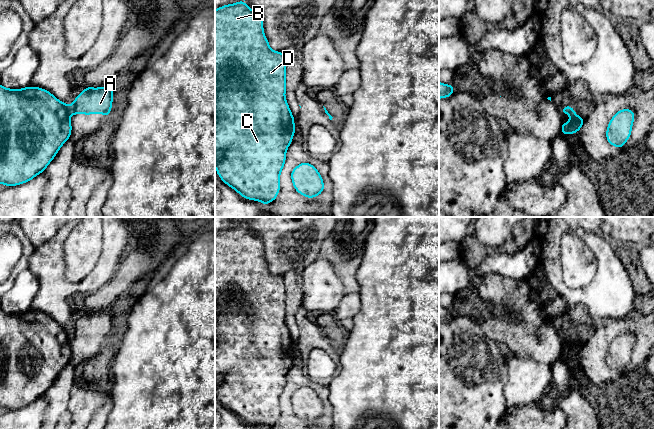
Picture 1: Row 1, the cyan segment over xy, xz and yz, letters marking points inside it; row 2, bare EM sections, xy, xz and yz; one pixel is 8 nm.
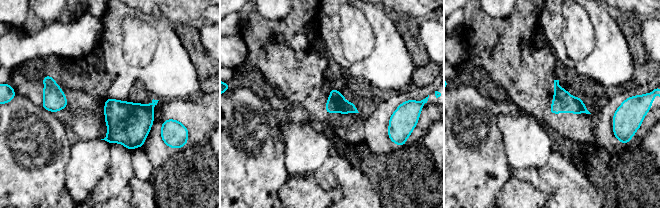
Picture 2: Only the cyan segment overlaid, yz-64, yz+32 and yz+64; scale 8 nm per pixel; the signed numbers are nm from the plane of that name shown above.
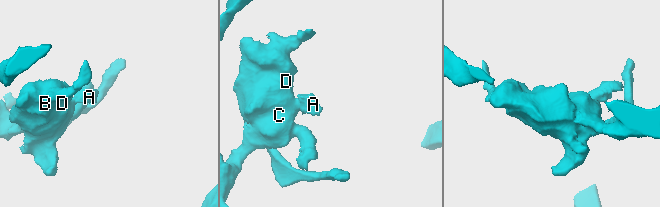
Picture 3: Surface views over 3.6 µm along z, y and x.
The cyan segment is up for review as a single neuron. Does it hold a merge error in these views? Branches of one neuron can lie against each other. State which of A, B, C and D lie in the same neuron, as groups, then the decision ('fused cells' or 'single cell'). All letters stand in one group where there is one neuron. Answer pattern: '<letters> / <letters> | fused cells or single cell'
A / B C D | fused cells

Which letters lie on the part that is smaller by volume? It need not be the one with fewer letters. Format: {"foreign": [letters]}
{"foreign": ["A"]}

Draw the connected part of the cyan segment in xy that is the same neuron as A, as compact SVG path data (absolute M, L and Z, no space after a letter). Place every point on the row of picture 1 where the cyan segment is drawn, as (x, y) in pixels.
M85 87L84 91L77 95L71 104L70 114L76 115L82 113L84 115L103 114L108 116L111 114L113 103L113 92L115 87Z

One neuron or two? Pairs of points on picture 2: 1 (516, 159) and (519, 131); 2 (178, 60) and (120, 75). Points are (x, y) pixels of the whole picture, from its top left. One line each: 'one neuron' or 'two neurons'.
1: one neuron
2: one neuron

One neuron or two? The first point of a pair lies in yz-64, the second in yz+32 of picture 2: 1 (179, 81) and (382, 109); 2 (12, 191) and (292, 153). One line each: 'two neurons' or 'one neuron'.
1: two neurons
2: two neurons

